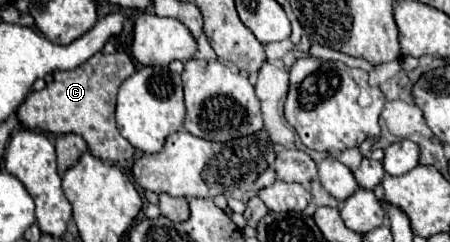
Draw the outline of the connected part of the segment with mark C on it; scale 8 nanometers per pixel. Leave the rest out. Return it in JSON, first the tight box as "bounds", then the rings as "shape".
{"bounds":[17,52,137,162],"shape":[[[127,52],[115,54],[95,54],[85,64],[69,72],[55,72],[55,80],[47,84],[41,92],[31,92],[27,100],[19,106],[17,116],[21,126],[47,132],[47,134],[67,134],[75,132],[85,138],[89,150],[103,158],[105,162],[129,160],[135,148],[119,134],[115,124],[115,100],[121,82],[125,82],[137,70],[133,58]]]}

